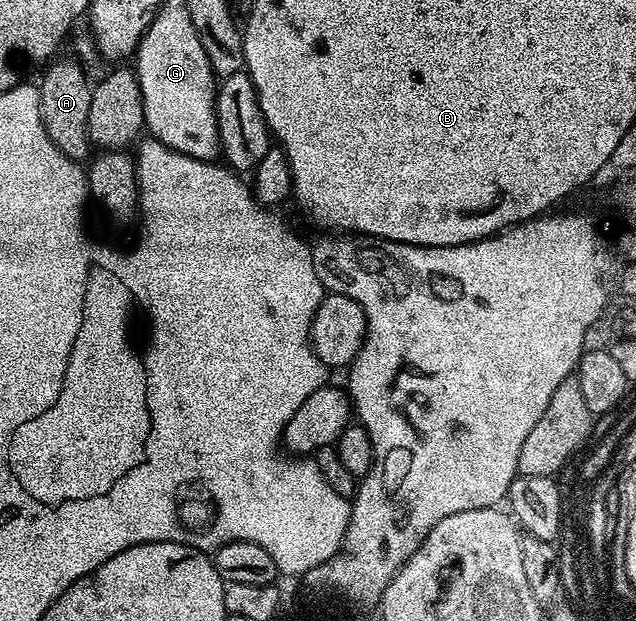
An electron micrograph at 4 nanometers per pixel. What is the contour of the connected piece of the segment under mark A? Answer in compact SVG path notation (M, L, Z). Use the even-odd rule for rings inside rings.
M56 58L43 69L45 70L44 77L38 80L40 113L42 126L46 126L46 134L50 134L50 142L54 142L54 146L58 146L58 150L62 150L62 154L66 154L71 160L84 162L90 156L88 119L90 118L93 81L88 80L83 66L79 64L81 61L76 60Z

